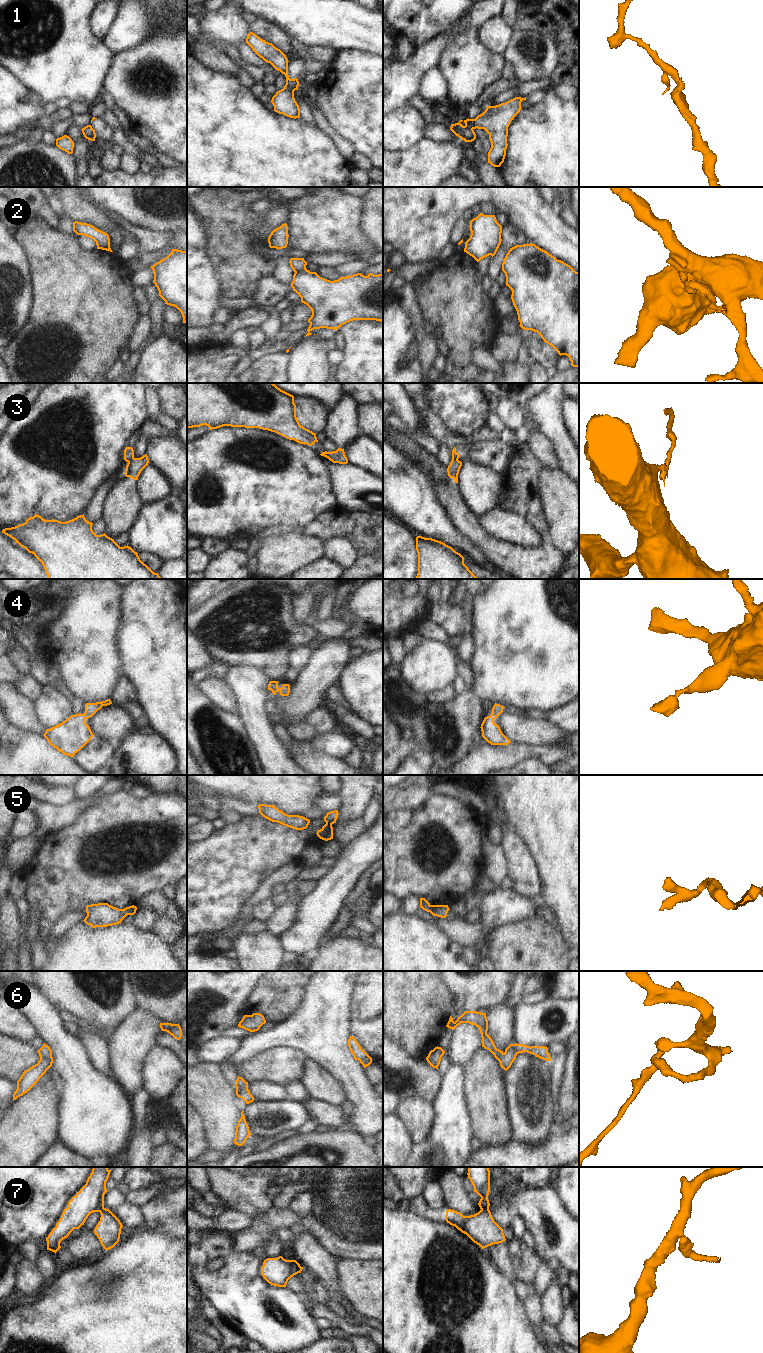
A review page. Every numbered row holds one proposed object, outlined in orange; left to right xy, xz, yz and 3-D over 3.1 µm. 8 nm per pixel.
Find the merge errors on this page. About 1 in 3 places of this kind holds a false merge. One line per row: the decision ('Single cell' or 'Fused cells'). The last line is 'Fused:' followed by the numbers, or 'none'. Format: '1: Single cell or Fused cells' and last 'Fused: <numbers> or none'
1: Fused cells
2: Fused cells
3: Fused cells
4: Single cell
5: Fused cells
6: Fused cells
7: Fused cells
Fused: 1, 2, 3, 5, 6, 7.

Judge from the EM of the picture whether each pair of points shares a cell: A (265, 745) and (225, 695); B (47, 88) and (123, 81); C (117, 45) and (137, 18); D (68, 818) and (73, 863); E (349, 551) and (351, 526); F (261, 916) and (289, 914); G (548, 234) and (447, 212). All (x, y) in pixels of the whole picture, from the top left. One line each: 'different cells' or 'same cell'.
A: different cells
B: different cells
C: same cell
D: different cells
E: different cells
F: different cells
G: same cell

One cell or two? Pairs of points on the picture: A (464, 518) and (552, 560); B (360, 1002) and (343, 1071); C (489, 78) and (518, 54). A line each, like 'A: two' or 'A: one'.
A: one
B: two
C: two

